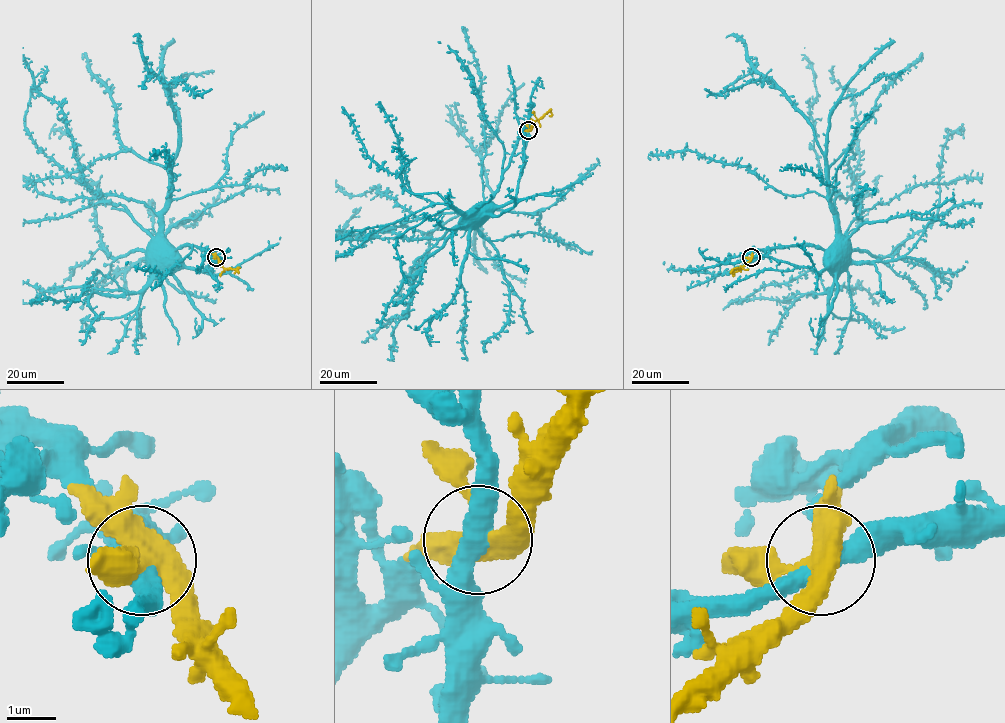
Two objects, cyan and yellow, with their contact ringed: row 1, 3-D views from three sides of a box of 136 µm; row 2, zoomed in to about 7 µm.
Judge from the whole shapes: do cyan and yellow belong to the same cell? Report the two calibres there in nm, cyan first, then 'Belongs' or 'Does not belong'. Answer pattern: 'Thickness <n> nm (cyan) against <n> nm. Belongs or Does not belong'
Thickness 400 nm (cyan) against 400 nm. Belongs

